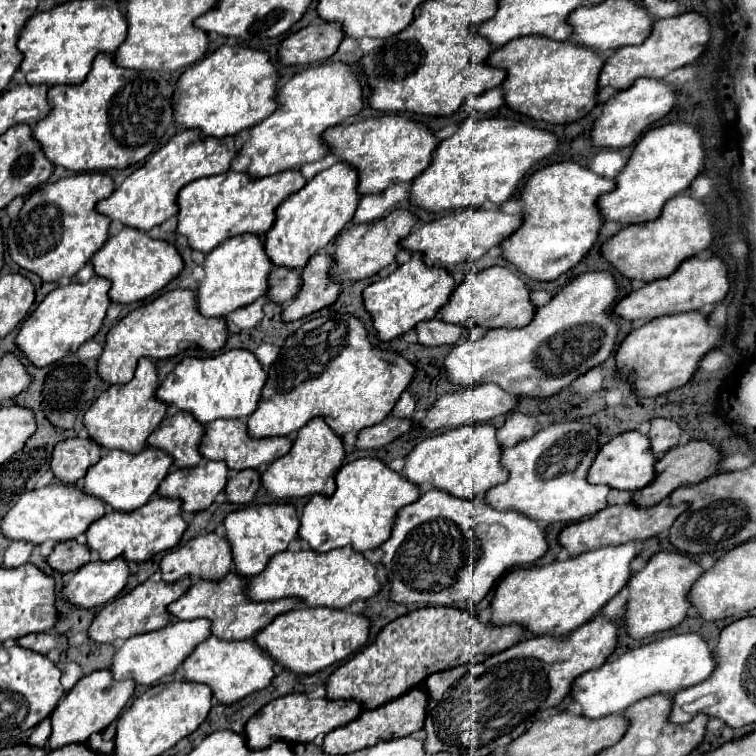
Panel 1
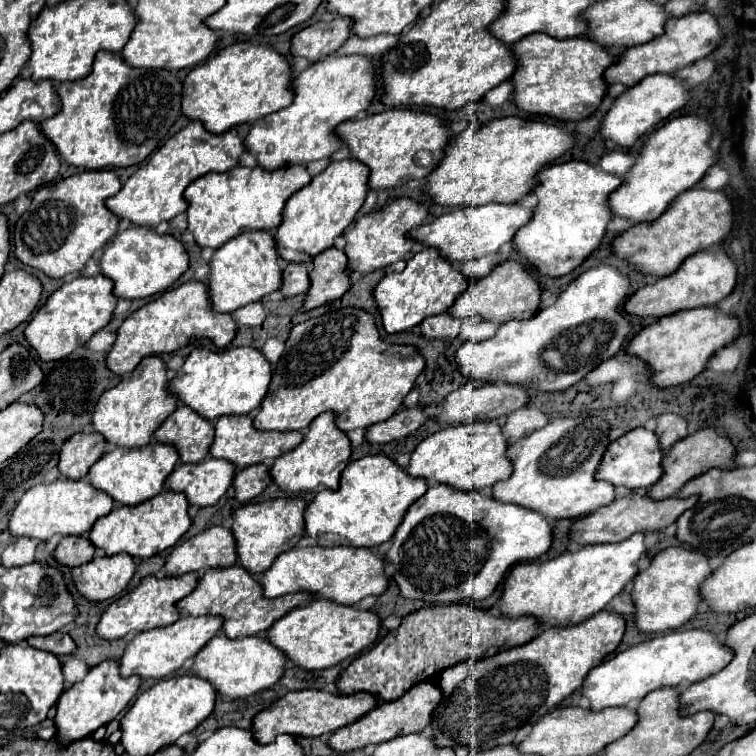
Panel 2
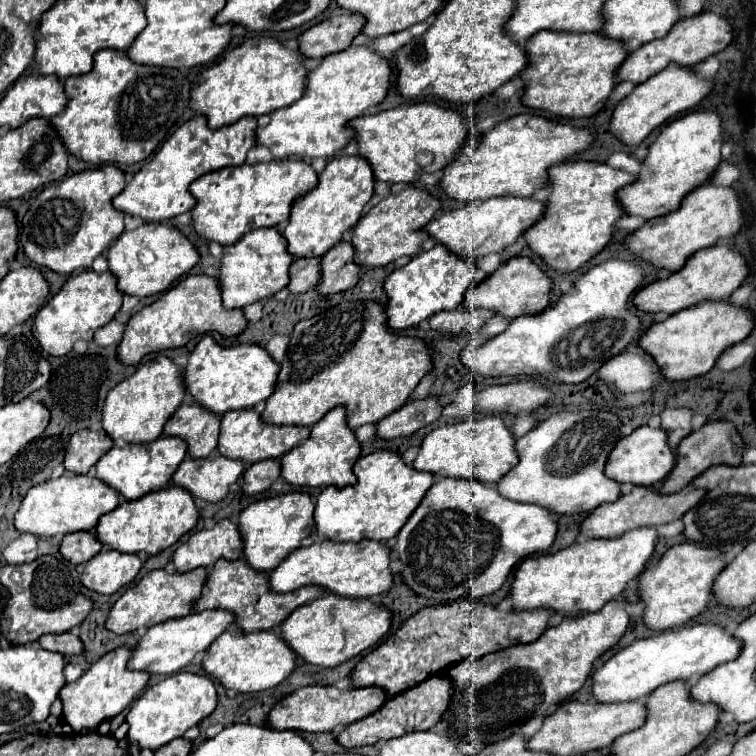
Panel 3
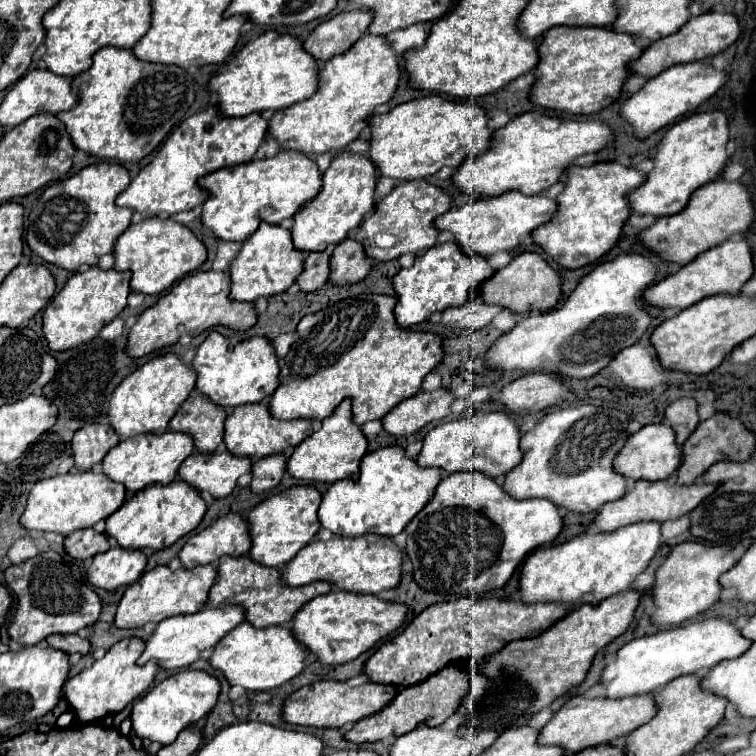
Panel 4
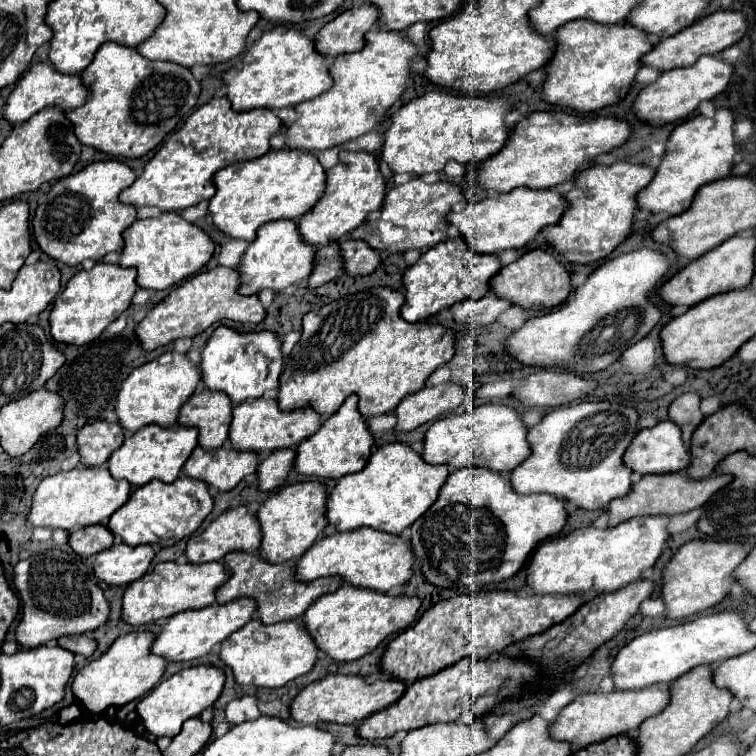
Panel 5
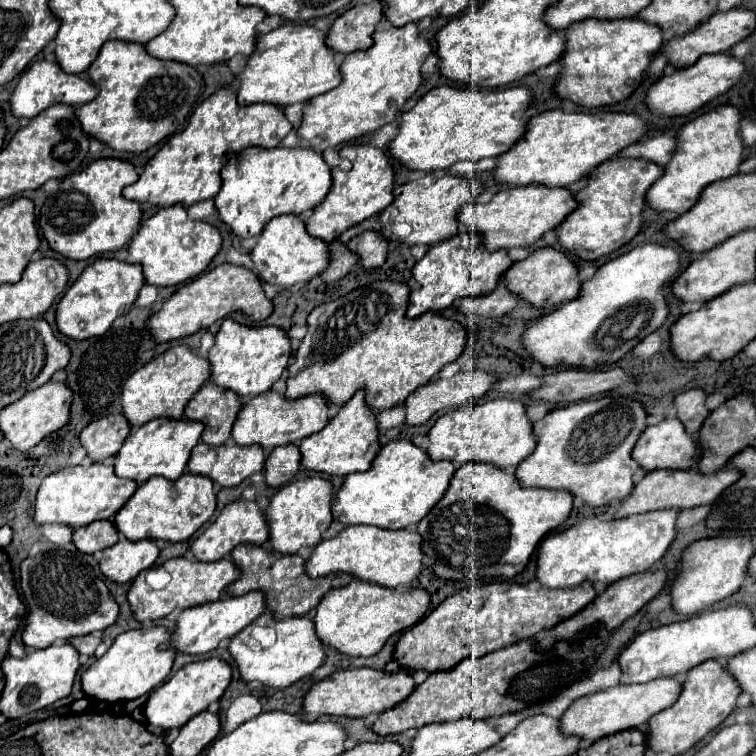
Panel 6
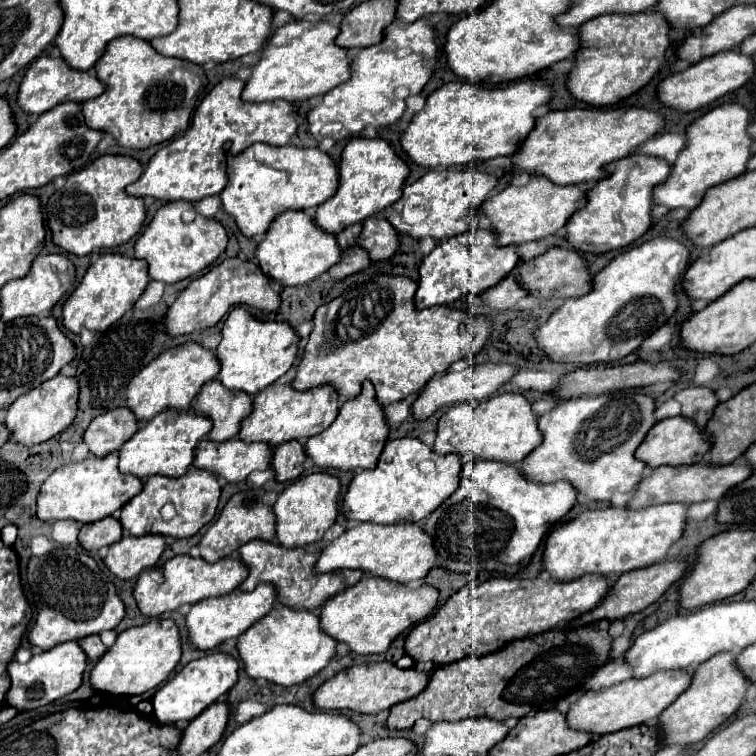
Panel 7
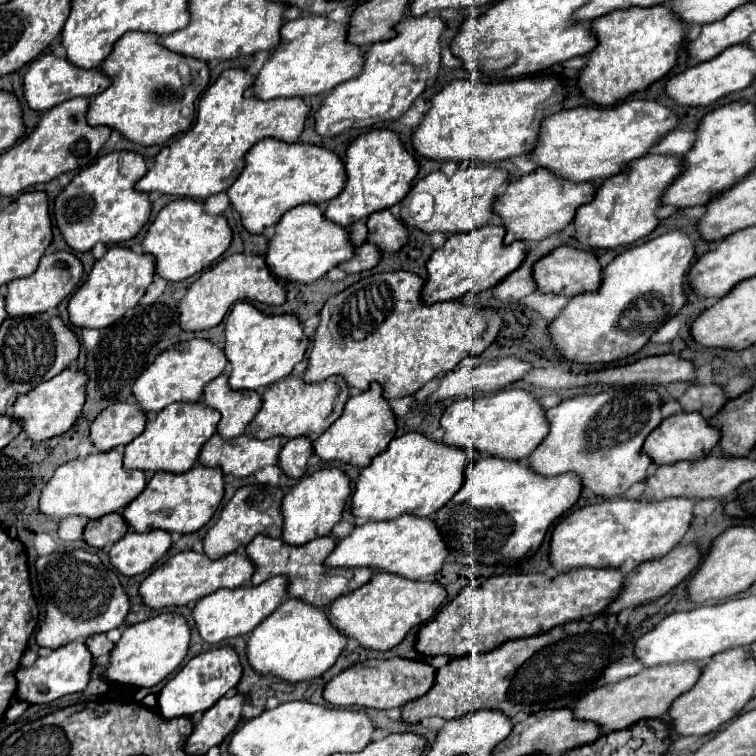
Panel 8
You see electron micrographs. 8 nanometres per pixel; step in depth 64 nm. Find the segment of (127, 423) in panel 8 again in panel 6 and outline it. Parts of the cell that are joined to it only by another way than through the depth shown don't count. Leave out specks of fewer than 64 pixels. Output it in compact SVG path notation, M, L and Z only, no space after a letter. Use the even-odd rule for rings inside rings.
M122 414L104 416L90 422L80 432L80 444L86 448L86 454L92 462L104 462L118 452L130 434L130 424L122 420Z

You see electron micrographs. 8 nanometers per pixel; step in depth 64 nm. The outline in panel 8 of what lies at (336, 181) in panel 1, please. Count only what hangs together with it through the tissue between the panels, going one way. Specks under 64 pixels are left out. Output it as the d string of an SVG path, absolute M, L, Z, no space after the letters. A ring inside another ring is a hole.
M384 128L372 130L352 140L350 146L346 148L344 168L346 168L344 190L336 198L332 198L324 208L326 220L344 228L358 222L360 218L368 218L372 212L380 212L404 200L414 176L418 174L414 154L402 146L396 132Z

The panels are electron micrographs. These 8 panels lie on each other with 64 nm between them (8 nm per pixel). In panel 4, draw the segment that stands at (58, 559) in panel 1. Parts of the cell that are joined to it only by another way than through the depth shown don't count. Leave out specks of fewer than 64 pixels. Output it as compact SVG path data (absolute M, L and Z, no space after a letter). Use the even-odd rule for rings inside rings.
M88 528L76 530L64 538L64 550L74 560L88 560L108 548L110 548L110 544L108 544L106 534L98 534L92 528L90 530Z

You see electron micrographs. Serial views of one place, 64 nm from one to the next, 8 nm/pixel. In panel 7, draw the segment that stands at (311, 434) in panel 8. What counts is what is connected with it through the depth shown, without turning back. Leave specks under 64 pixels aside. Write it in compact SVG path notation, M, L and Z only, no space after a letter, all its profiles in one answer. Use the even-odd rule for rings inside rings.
M272 384L270 388L266 388L266 392L254 396L252 412L242 420L238 438L244 442L266 442L270 446L278 446L290 440L306 440L314 434L320 434L336 420L338 406L338 396L330 386L318 386L306 392L298 392L290 384Z

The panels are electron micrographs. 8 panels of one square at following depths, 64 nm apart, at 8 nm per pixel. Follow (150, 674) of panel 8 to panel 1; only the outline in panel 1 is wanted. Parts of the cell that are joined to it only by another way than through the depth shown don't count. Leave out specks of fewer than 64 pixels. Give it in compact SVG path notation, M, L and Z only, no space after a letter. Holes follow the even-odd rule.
M100 670L100 672L92 672L84 678L80 678L76 682L76 686L64 696L64 700L58 702L58 706L54 708L50 722L52 722L52 734L46 742L48 750L54 748L62 748L66 744L78 742L84 744L92 734L102 732L126 706L126 702L132 698L134 694L134 682L132 680L110 680L110 672Z

